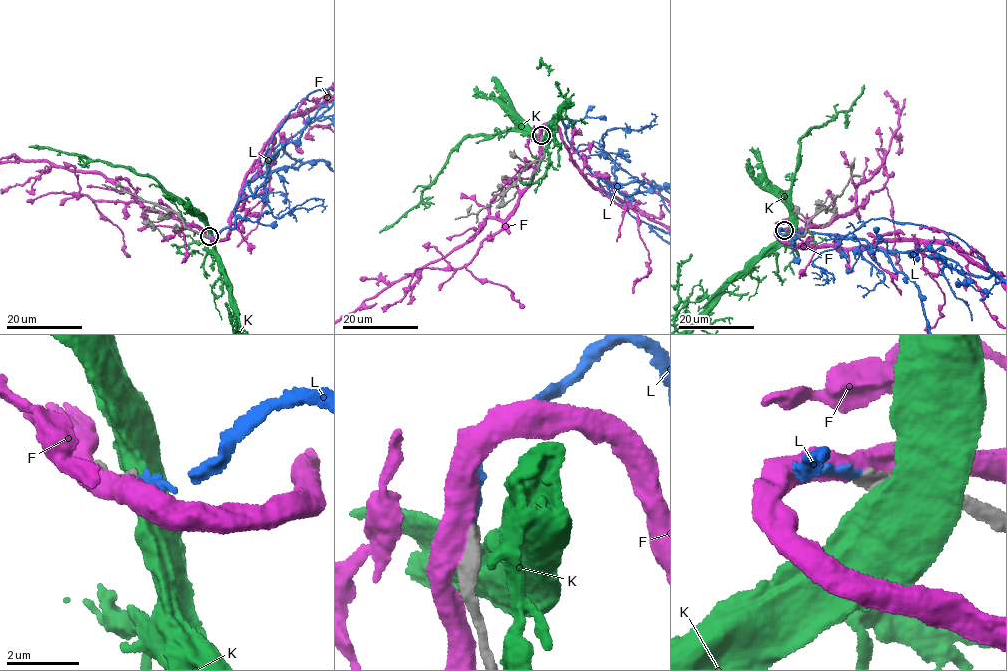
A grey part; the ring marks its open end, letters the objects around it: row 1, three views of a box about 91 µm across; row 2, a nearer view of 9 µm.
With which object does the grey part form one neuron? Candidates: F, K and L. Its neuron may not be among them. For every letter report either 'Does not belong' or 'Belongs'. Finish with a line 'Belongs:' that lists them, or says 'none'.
F: Does not belong
K: Does not belong
L: Belongs
Belongs: L

